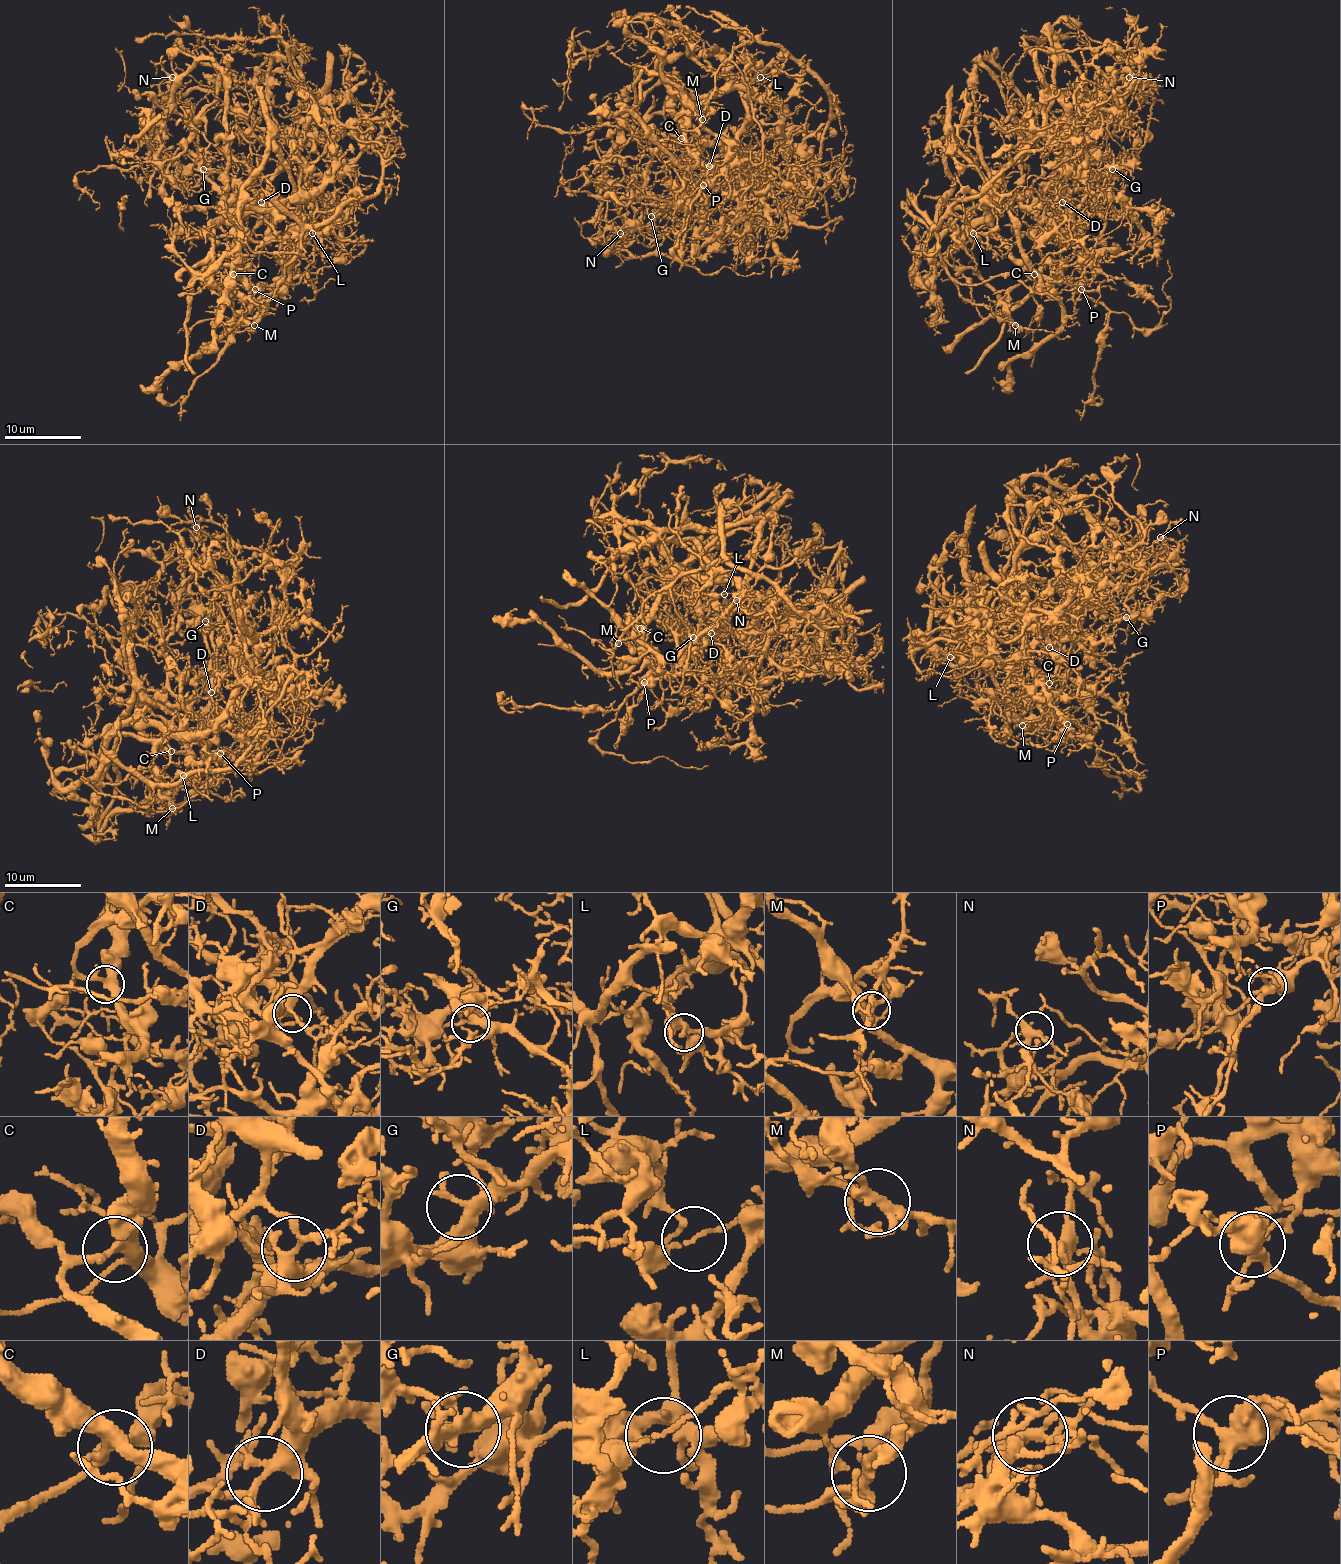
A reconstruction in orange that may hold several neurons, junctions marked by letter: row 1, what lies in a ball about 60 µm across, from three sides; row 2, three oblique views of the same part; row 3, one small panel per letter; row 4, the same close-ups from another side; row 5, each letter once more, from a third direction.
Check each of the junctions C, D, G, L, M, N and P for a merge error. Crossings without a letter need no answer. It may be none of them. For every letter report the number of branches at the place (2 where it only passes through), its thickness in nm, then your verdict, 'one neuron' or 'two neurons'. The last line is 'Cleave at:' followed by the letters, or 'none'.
C: 4 branches meet; 360 nm thick; one neuron
D: 5 branches meet; 280 nm thick; two neurons
G: 4 branches meet; 360 nm thick; one neuron
L: 2 branches meet; 90 nm thick; two neurons
M: 4 branches meet; 240 nm thick; two neurons
N: 4 branches meet; 320 nm thick; one neuron
P: 4 branches meet; 440 nm thick; two neurons
Cleave at: D, L, M, P

